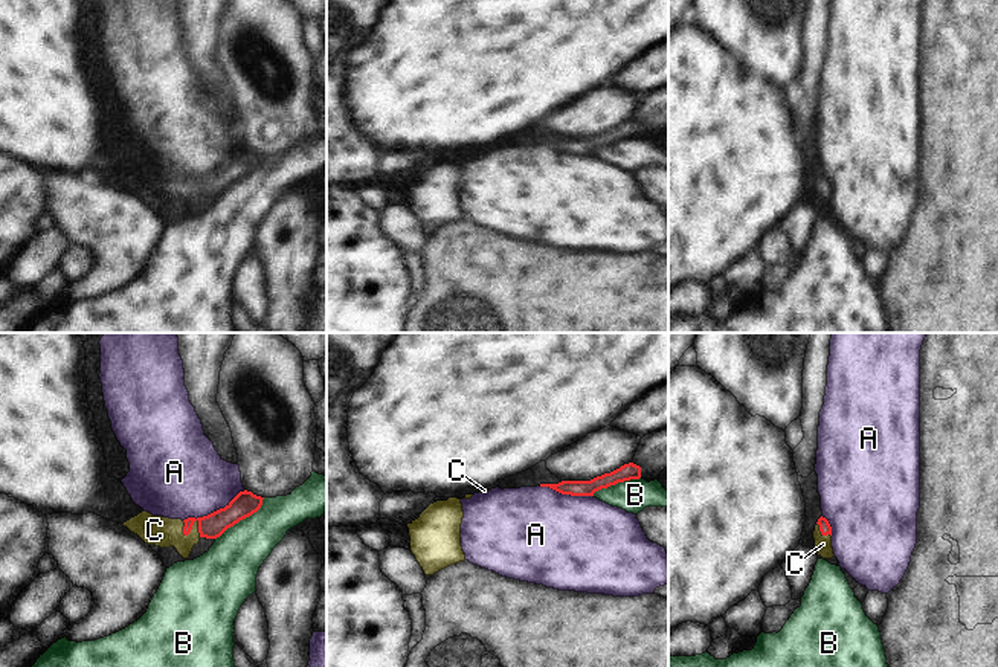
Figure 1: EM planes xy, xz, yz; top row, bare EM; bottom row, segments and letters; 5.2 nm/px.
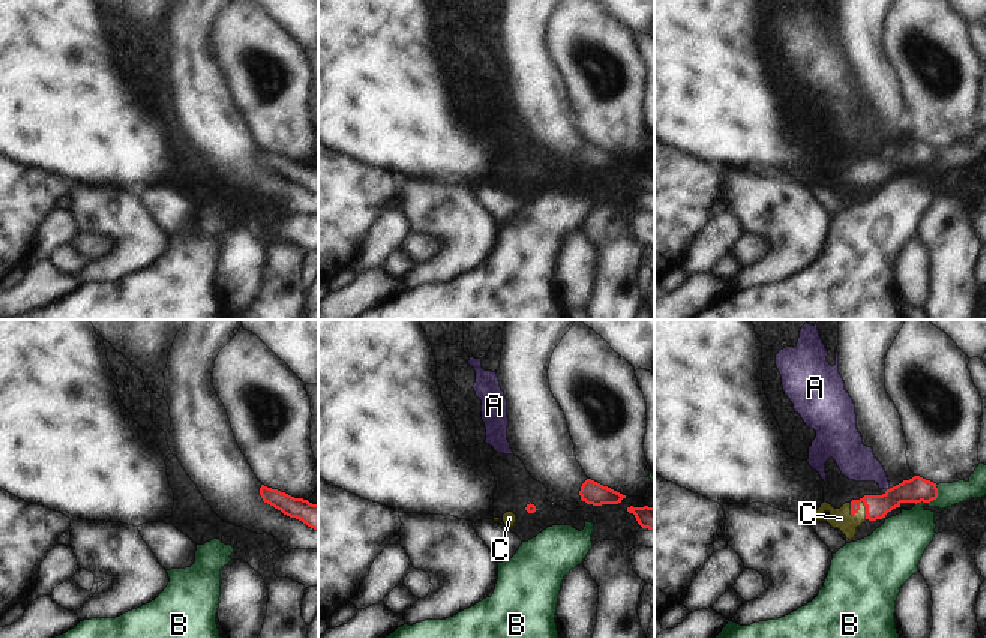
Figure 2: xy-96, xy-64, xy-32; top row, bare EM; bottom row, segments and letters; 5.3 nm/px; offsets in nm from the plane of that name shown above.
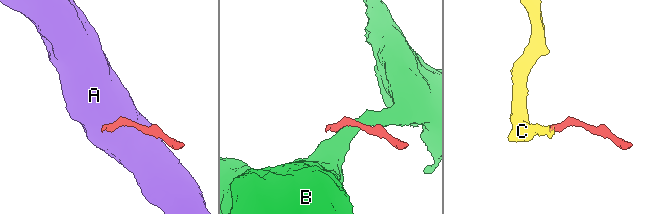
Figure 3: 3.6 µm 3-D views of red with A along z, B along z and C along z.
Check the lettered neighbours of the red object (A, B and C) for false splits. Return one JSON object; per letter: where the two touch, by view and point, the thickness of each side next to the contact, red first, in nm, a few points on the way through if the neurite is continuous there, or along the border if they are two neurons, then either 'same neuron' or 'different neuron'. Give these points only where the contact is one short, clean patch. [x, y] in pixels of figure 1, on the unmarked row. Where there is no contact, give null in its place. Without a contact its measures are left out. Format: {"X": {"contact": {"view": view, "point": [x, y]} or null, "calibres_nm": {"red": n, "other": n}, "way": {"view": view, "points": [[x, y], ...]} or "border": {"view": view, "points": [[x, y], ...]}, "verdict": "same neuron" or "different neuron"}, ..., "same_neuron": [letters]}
{"A": {"contact": {"view": "xy", "point": [214, 170]}, "calibres_nm": {"red": 140, "other": 440}, "border": {"view": "xy", "points": [[244, 148], [240, 148], [223, 165], [183, 179]]}, "verdict": "different neuron"}, "B": {"contact": {"view": "xy", "point": [241, 177]}, "calibres_nm": {"red": 140, "other": 280}, "border": {"view": "xy", "points": [[264, 156], [255, 170], [228, 185], [215, 197]]}, "verdict": "different neuron"}, "C": {"contact": {"view": "xy", "point": [191, 185]}, "calibres_nm": {"red": 130, "other": 160}, "way": {"view": "xy", "points": [[212, 183], [196, 179], [191, 185], [186, 193], [154, 188]]}, "verdict": "same neuron"}, "same_neuron": ["C"]}

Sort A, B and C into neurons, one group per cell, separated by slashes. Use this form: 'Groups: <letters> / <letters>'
Groups: A / B / C

